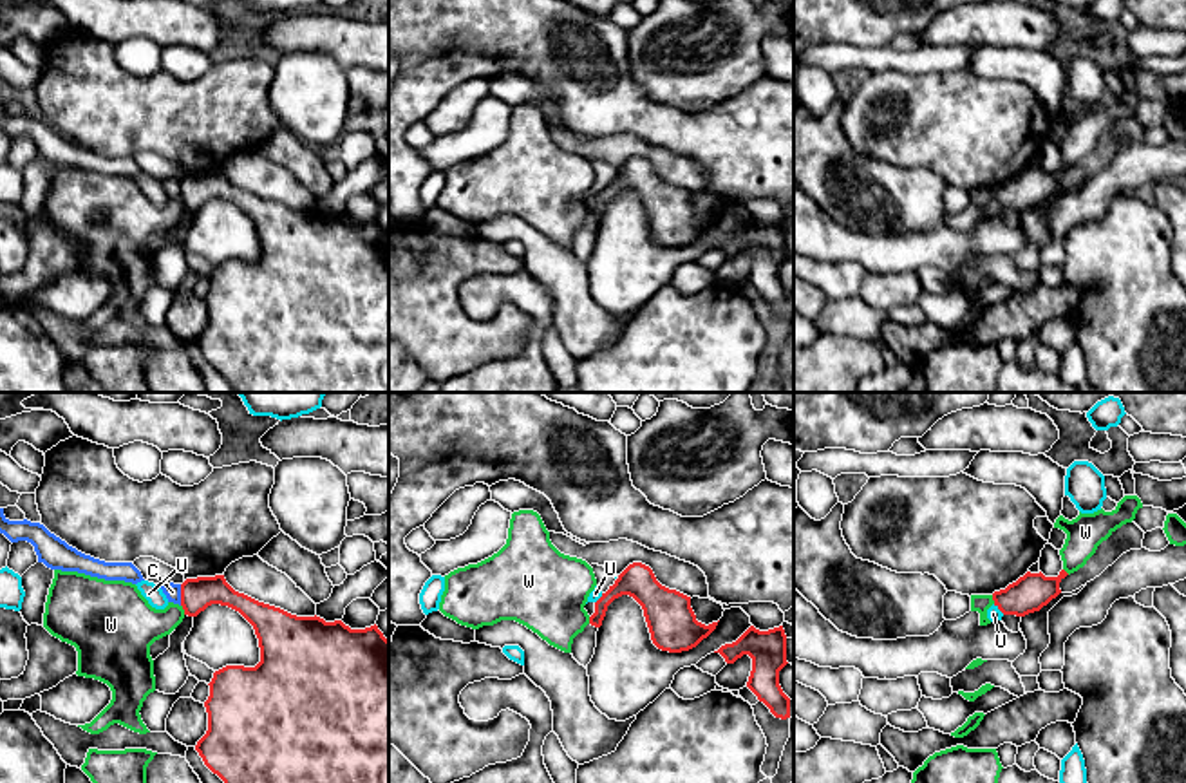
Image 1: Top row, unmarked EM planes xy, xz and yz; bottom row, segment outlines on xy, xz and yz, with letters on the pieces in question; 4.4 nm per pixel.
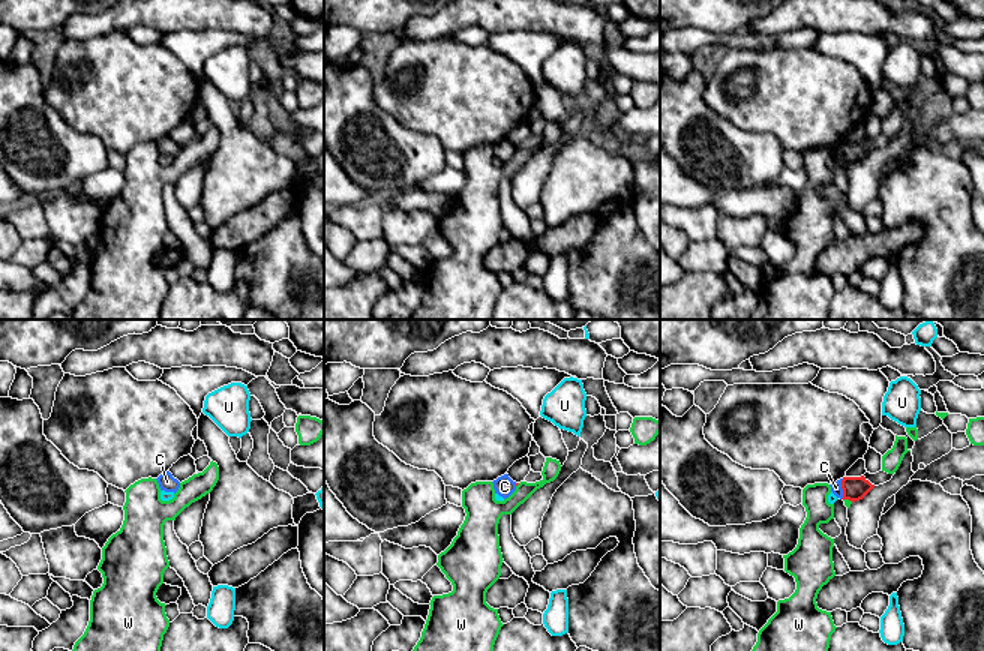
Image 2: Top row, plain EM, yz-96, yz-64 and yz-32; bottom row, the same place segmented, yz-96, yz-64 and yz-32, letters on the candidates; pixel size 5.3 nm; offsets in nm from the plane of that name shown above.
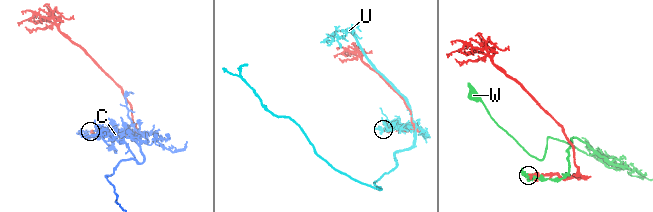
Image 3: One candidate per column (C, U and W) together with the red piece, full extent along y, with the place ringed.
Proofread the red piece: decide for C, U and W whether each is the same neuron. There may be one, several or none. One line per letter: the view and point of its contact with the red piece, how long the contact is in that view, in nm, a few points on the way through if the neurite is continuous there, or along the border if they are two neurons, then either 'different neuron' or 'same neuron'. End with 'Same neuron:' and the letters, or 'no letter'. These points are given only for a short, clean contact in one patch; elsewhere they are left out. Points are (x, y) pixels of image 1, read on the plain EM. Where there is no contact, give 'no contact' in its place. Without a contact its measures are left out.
C: xy (181, 190) | 100 nm | along xy (179, 179), (181, 199) | different neuron
U: yz (998, 203) | 70 nm | different neuron
W: xy (183, 203) | 50 nm | different neuron
Same neuron: no letter

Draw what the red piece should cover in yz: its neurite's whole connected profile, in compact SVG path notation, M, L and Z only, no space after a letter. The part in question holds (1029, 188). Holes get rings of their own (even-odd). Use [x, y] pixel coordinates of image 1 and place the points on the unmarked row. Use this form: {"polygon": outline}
{"polygon": "M1065 165L1059 166L1058 172L1045 172L1040 168L1027 166L1016 177L1009 179L1005 184L994 186L993 195L994 201L1003 210L1025 212L1029 208L1040 206L1052 193L1056 193L1061 184L1059 177L1068 168Z"}

